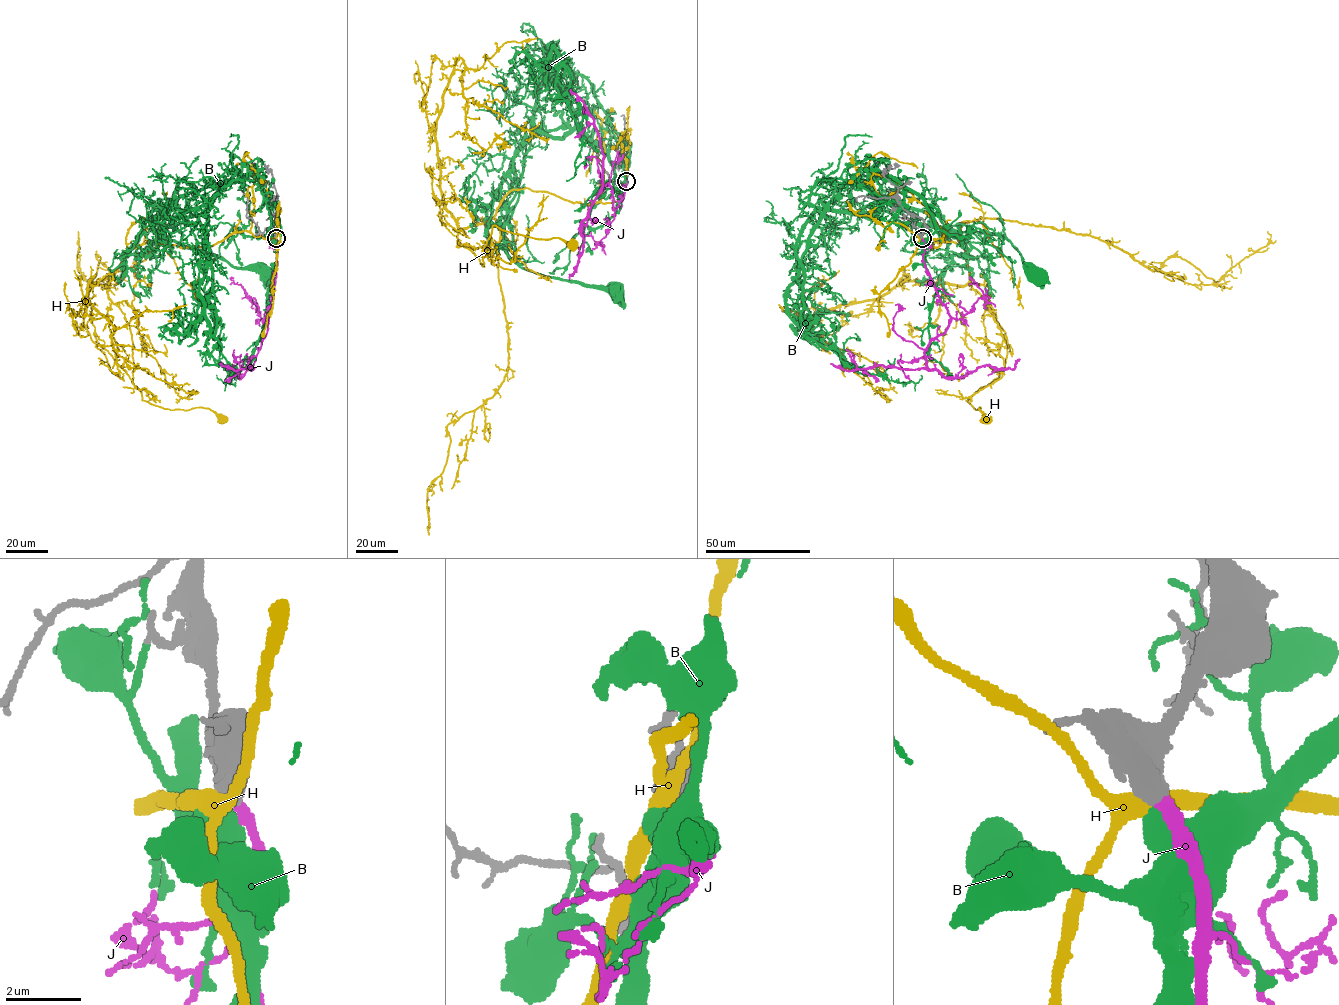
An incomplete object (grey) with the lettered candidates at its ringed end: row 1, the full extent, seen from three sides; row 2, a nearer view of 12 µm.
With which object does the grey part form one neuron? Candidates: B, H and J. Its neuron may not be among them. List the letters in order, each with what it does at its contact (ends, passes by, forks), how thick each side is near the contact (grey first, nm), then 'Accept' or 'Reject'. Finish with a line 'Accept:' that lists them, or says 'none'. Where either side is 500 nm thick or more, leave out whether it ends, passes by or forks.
B: Thickness 600 nm (grey) against 600 nm. Reject
H: Thickness 700 nm (grey) against 400 nm. Reject
J: Thickness 650 nm (grey) against 320 nm. Accept
Accept: J

